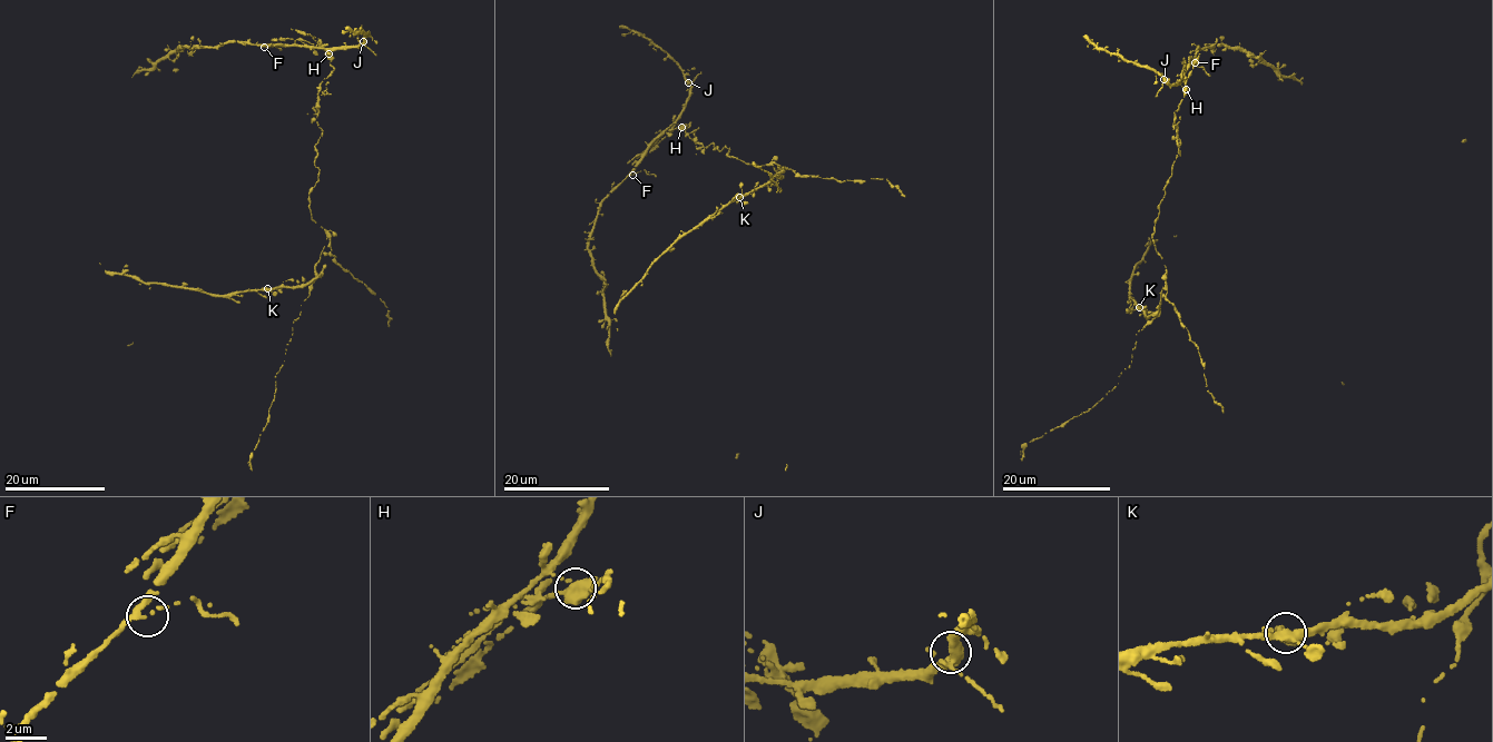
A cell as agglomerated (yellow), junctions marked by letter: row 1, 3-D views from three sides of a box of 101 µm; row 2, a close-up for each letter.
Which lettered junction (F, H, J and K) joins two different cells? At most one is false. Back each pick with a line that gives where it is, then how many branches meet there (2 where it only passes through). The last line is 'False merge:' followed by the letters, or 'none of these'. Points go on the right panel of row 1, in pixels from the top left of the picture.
H: Place: (1186, 89). Branches: 3
False merge: H

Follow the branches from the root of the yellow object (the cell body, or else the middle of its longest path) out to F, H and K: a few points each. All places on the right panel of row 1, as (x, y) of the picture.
F: (1158, 213), (1179, 151), (1174, 112), (1184, 96), (1186, 80), (1180, 76), (1192, 60), (1195, 62)
H: (1158, 213), (1179, 151), (1174, 112), (1186, 89)
K: (1158, 213), (1152, 238), (1166, 268), (1167, 294), (1160, 293), (1159, 312), (1156, 316), (1145, 315), (1139, 307)

